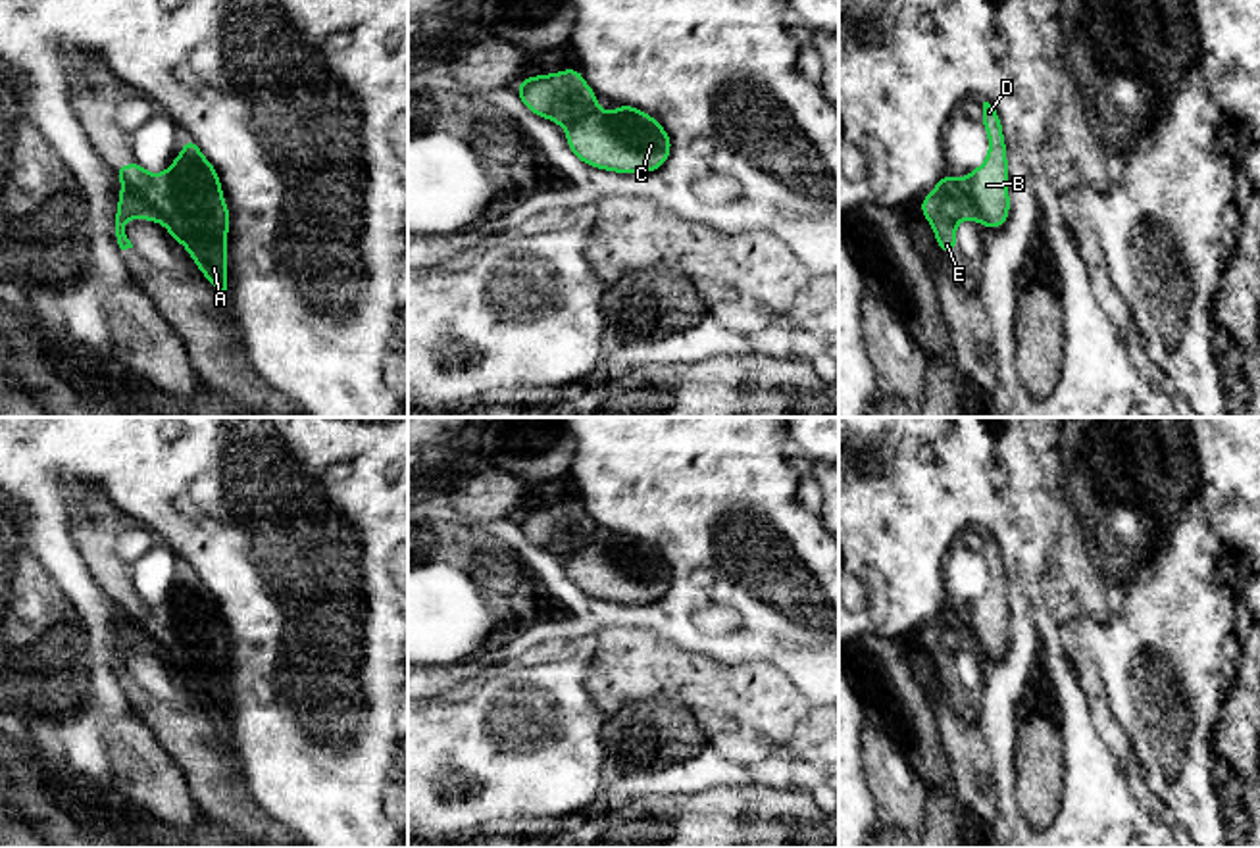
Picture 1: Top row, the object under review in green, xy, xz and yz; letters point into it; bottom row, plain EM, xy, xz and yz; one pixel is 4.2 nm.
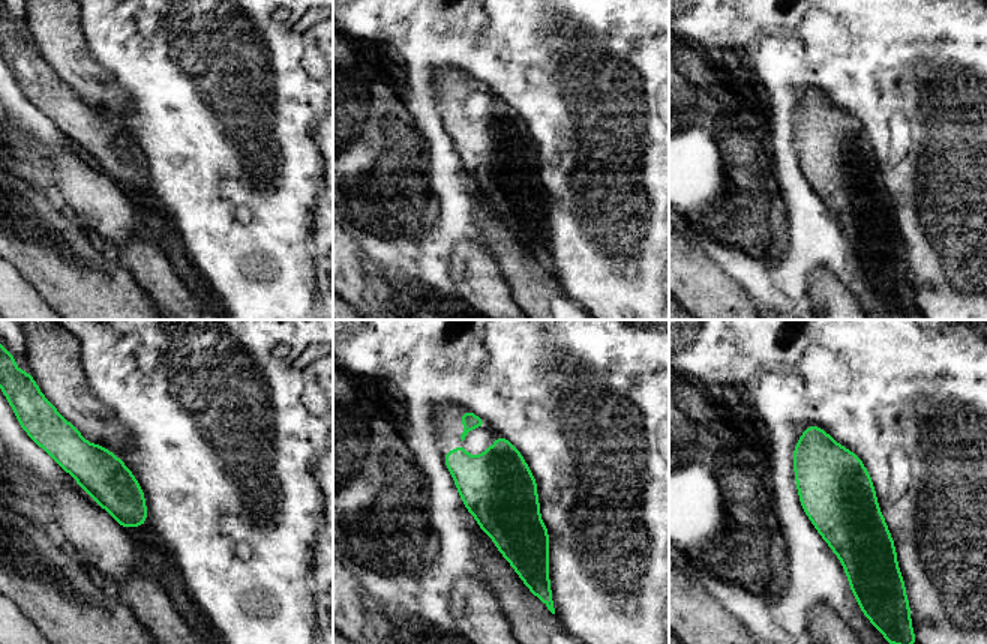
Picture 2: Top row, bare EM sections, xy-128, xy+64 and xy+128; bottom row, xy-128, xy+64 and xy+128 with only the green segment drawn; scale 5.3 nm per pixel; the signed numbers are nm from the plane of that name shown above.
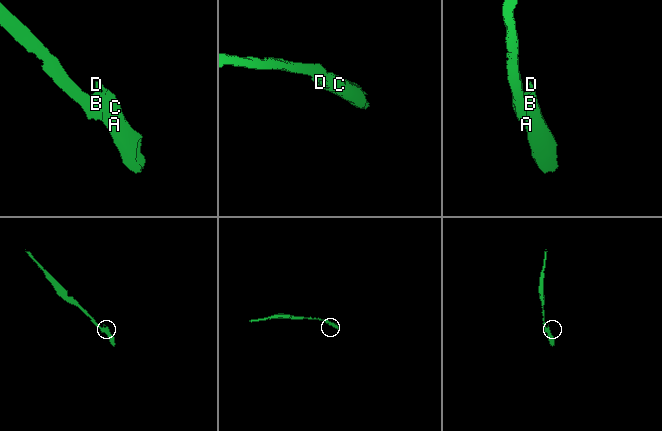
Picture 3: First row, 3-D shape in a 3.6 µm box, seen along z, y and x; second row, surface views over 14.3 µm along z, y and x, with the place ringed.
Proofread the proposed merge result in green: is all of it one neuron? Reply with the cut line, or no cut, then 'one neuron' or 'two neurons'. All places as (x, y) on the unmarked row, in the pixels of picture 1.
cut xy (124, 612), (162, 652); two neurons

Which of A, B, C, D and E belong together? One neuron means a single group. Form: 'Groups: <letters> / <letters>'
Groups: A B C D / E

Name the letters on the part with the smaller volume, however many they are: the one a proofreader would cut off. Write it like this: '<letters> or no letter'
A, B, C, D

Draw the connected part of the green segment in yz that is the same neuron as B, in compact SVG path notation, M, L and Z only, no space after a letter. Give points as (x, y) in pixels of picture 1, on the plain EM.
M983 533L981 550L987 567L989 583L985 594L975 598L962 610L964 621L977 640L981 658L1000 660L1008 652L1010 627L1008 627L1008 594L1002 554L996 540Z

